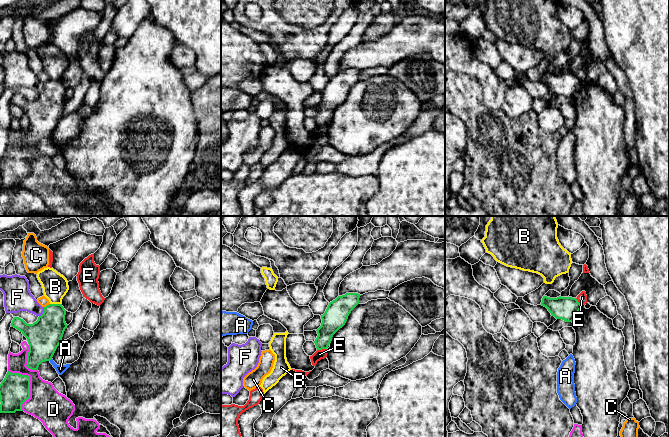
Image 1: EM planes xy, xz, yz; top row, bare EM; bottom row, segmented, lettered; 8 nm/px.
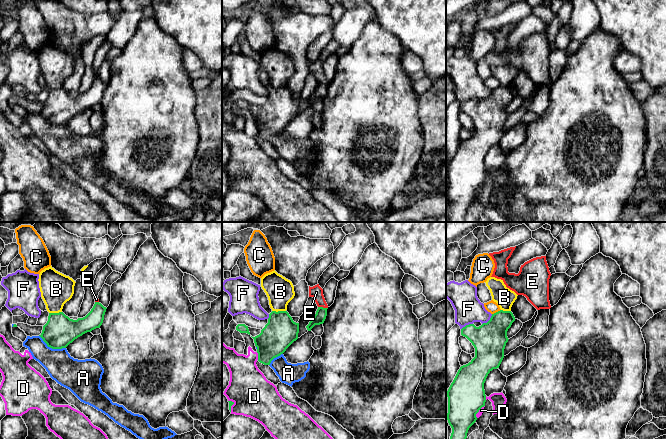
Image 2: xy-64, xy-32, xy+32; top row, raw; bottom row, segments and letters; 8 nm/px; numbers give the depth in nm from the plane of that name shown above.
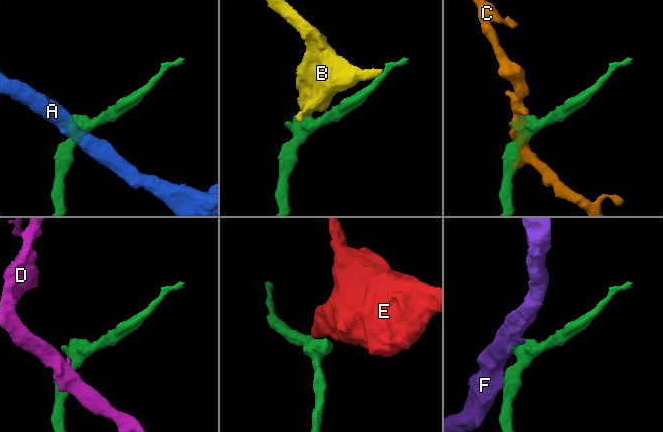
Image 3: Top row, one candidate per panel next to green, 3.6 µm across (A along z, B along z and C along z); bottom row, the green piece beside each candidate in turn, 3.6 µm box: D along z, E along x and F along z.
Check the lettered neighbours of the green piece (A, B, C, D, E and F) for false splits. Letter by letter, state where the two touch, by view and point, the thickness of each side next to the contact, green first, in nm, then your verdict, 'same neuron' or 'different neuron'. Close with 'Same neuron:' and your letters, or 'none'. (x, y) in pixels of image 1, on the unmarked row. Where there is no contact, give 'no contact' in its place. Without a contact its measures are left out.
A: contact xy (50, 135); calibres 280 and 70 nm; different neuron
B: contact xy (56, 80); calibres 260 and 200 nm; different neuron
C: contact xy (47, 81); calibres 280 and 80 nm; different neuron
D: contact xy (29, 159); calibres 240 and 280 nm; different neuron
E: contact xz (321, 125); calibres 180 and 80 nm; different neuron
F: contact xy (43, 88); calibres 280 and 220 nm; different neuron
Same neuron: none

